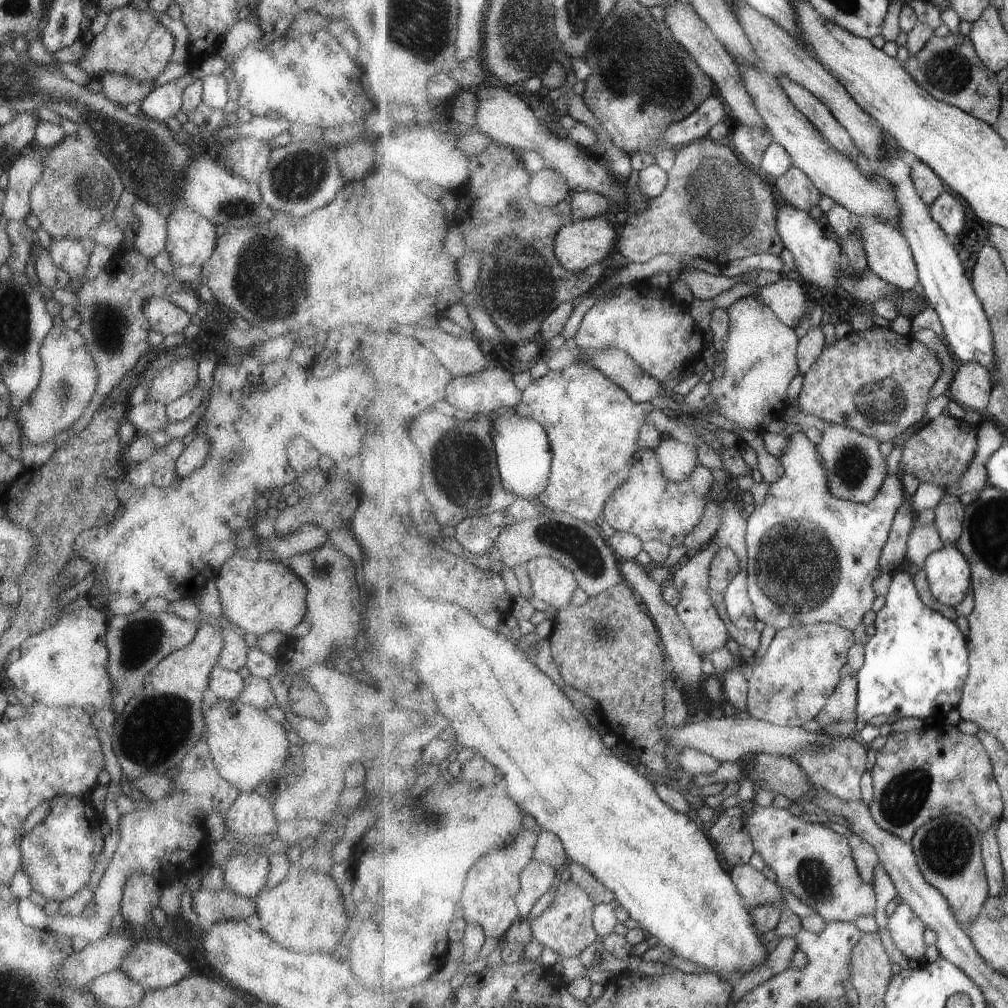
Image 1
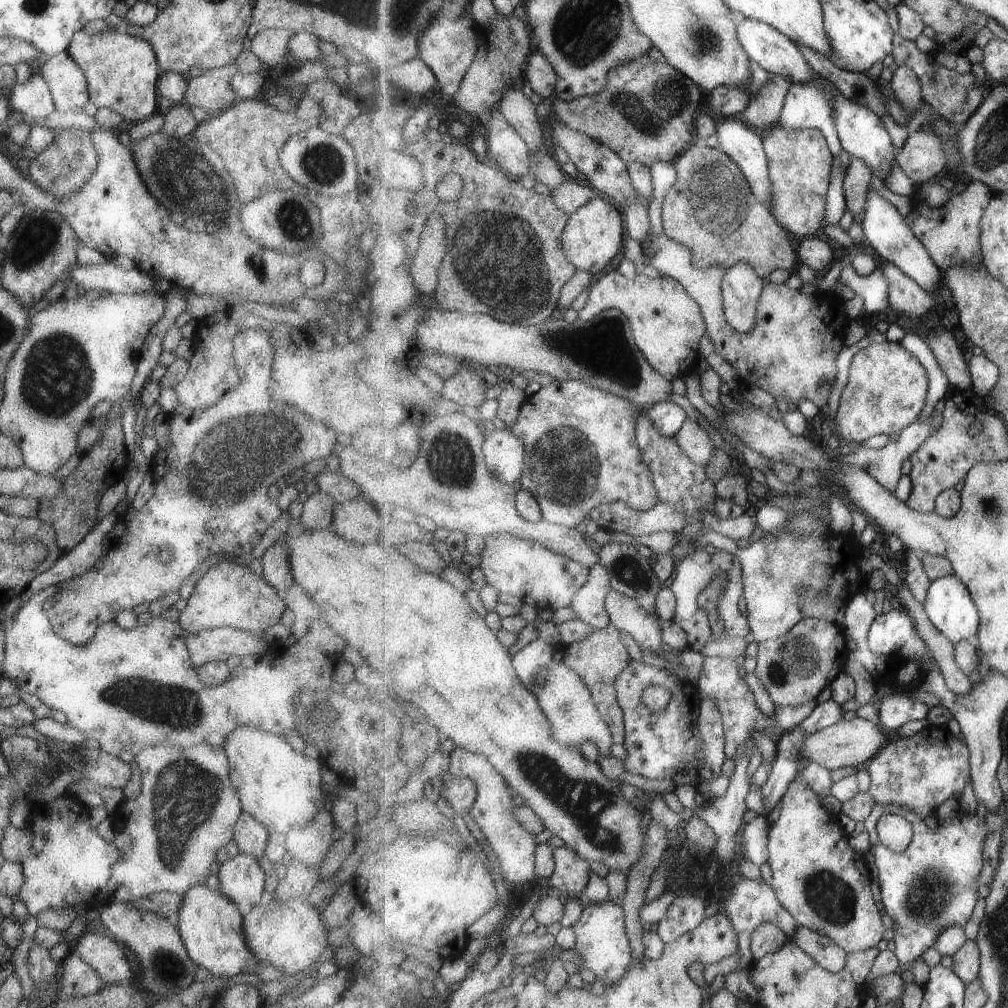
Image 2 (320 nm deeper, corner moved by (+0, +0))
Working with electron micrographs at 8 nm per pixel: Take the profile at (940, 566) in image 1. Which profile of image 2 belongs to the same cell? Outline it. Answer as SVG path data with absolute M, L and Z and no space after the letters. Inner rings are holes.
M955 573L931 583L924 607L933 626L940 630L941 634L948 636L955 645L964 640L977 638L976 634L982 619L979 607L975 604L972 593L965 583Z

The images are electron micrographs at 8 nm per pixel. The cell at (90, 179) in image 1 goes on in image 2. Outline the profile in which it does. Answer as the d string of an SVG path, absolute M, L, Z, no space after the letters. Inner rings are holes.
M65 128L53 129L55 138L43 152L35 154L27 166L26 179L32 180L38 187L52 197L64 197L78 191L92 175L97 164L95 149L90 139L90 131Z

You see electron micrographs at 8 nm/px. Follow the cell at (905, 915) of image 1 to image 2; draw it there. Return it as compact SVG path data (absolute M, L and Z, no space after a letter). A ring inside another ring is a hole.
M877 803L870 817L864 822L865 828L869 831L871 848L870 852L876 860L878 868L878 880L882 888L882 904L886 914L891 918L892 930L894 932L890 946L896 958L903 966L910 966L917 959L934 947L938 936L952 925L964 927L969 918L973 916L975 904L979 902L979 876L985 864L983 858L983 848L985 840L989 836L989 824L976 813L967 814L961 810L956 812L956 817L946 823L935 825L934 828L927 826L927 822L922 820L915 811L908 809L900 804L881 804ZM886 814L896 814L904 816L914 828L914 837L907 850L902 853L893 852L887 848L879 838L878 822Z

